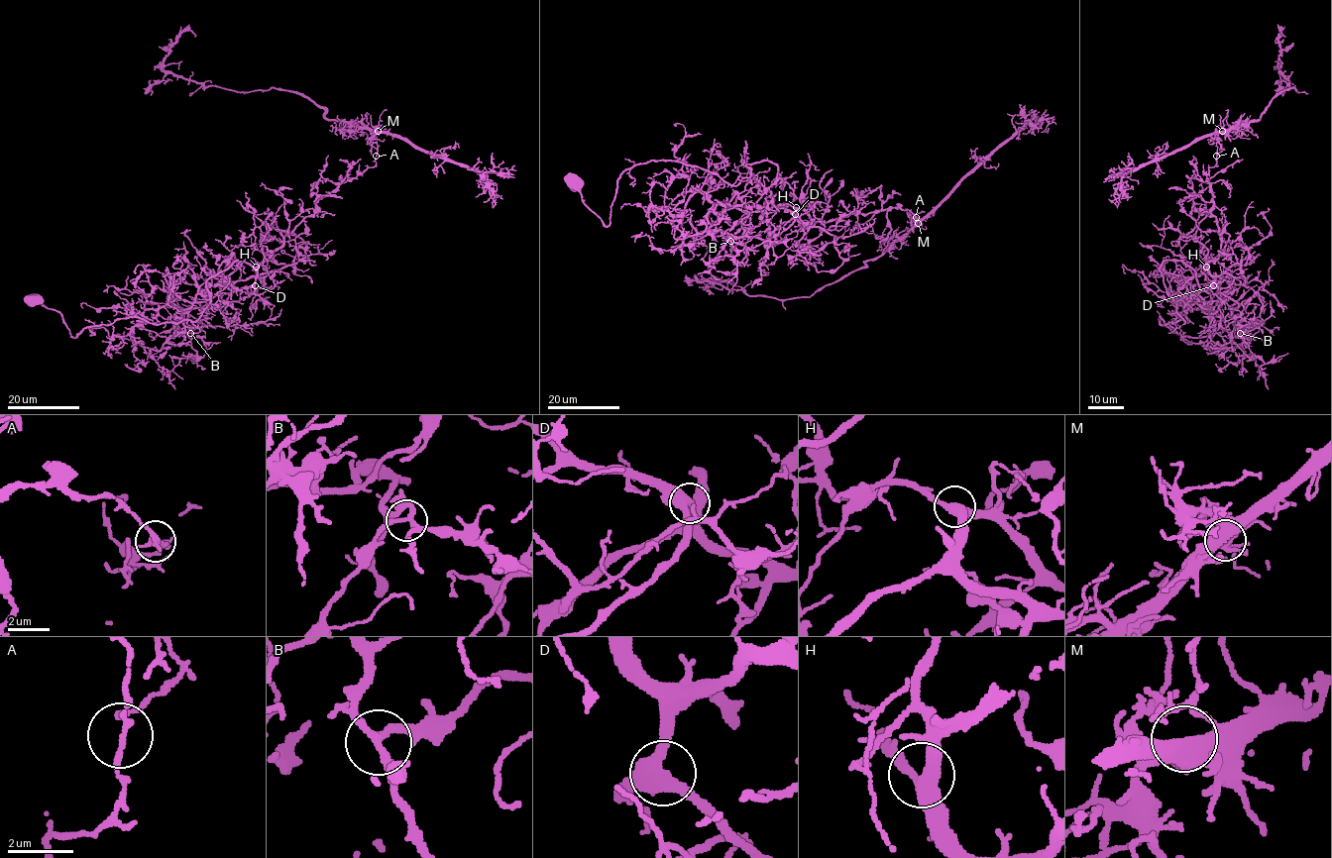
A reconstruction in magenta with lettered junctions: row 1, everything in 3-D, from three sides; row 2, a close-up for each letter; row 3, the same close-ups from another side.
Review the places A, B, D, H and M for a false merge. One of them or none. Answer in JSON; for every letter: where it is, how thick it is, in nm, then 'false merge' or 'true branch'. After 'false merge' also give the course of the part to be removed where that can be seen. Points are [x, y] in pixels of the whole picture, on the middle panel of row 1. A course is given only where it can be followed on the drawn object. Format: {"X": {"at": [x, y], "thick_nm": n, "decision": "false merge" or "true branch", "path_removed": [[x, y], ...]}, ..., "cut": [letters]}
{"A": {"at": [916, 217], "thick_nm": 140, "decision": "false merge", "path_removed": [[916, 217], [911, 227], [878, 256], [810, 296], [748, 295], [703, 278], [735, 285]]}, "B": {"at": [730, 241], "thick_nm": 200, "decision": "true branch"}, "D": {"at": [795, 214], "thick_nm": 400, "decision": "true branch"}, "H": {"at": [796, 207], "thick_nm": 400, "decision": "true branch"}, "M": {"at": [918, 223], "thick_nm": 550, "decision": "true branch"}, "cut": ["A"]}

